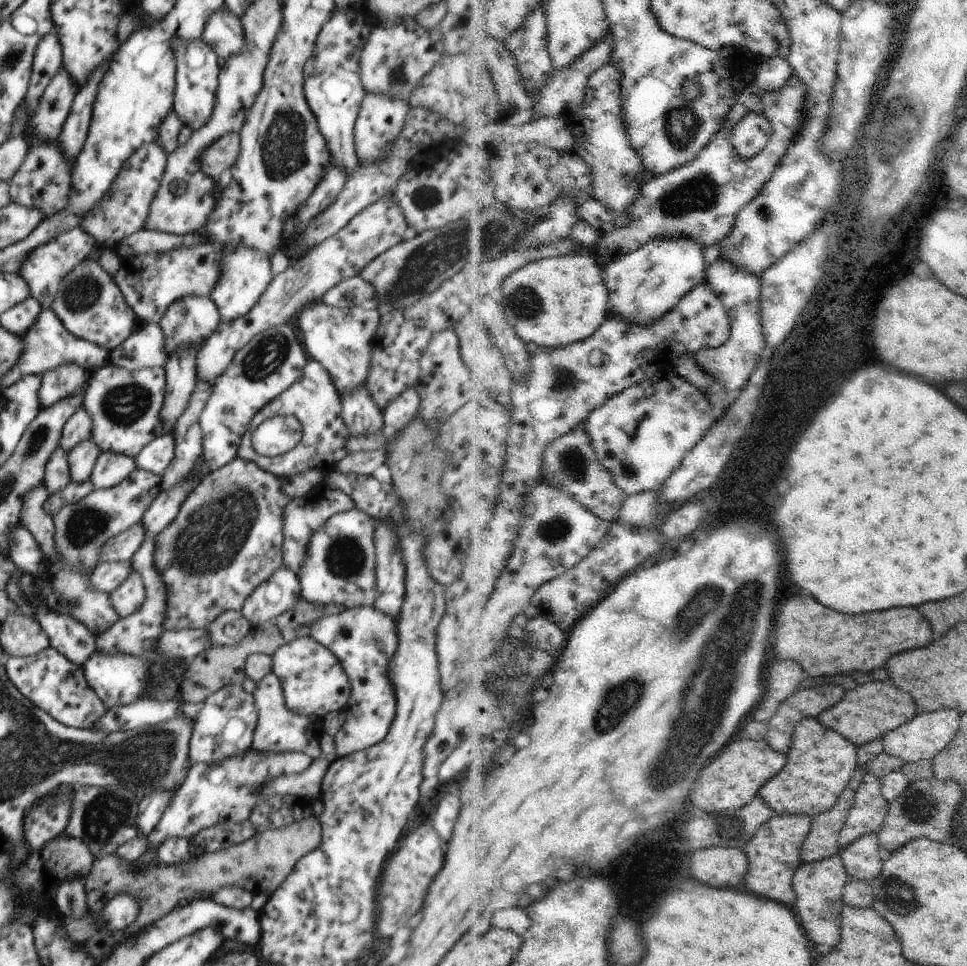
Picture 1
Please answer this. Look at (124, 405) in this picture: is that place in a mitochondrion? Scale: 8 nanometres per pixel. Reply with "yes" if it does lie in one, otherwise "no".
yes

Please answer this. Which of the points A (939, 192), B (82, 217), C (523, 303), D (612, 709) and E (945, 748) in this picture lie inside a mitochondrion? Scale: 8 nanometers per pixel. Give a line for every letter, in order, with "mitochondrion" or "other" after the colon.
A: other
B: other
C: mitochondrion
D: mitochondrion
E: other

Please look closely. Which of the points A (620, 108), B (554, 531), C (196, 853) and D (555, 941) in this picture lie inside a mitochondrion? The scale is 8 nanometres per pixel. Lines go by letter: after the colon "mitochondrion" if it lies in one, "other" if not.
A: other
B: mitochondrion
C: other
D: mitochondrion

